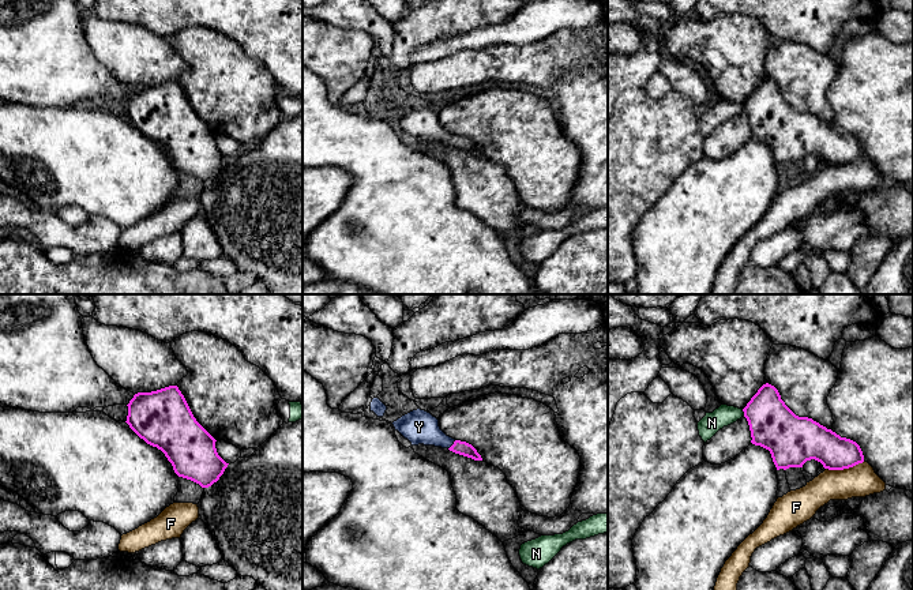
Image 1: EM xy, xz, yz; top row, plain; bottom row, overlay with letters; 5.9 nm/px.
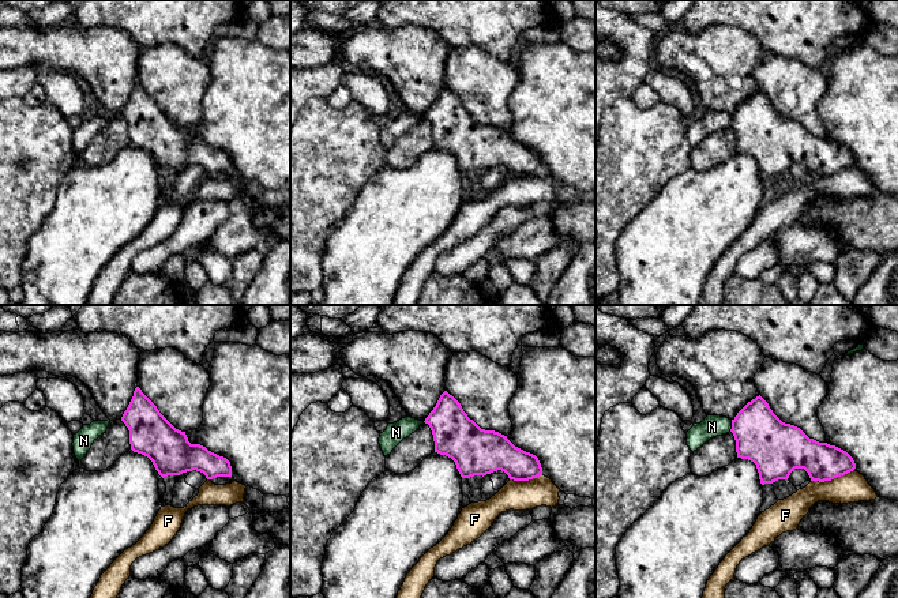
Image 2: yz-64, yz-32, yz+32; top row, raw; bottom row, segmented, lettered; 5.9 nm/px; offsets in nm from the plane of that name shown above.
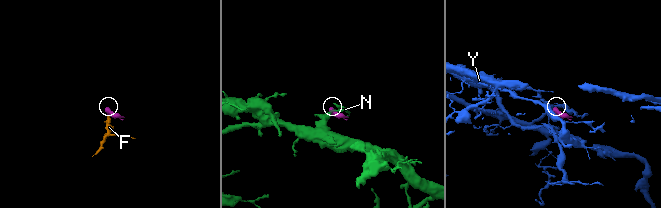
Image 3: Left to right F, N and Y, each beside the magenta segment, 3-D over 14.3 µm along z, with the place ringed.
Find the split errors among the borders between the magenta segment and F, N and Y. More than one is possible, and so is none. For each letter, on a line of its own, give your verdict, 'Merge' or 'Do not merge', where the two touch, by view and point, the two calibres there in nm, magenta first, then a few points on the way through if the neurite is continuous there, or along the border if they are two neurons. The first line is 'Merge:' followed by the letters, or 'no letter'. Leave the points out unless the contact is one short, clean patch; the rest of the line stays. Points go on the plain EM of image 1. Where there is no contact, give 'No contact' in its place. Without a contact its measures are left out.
Merge: Y
F: Do not merge. Touches magenta at yz (845, 162). Thickness 220 nm (magenta) against 190 nm
N: Do not merge. Touches magenta at yz (744, 108). Thickness 280 nm (magenta) against 120 nm
Y: Merge. Touches magenta at xz (453, 139). Thickness 80 nm (magenta) against 200 nm. Path across: xz (459, 142), (453, 139), (419, 121)

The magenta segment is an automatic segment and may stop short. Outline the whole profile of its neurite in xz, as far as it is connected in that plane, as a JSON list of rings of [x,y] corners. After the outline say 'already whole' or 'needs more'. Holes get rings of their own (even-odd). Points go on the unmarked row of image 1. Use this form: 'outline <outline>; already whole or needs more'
outline [[[413,105],[394,116],[392,120],[412,140],[424,139],[448,143],[455,149],[482,155],[471,139],[447,131],[440,124],[439,114],[425,105]]]; needs more

